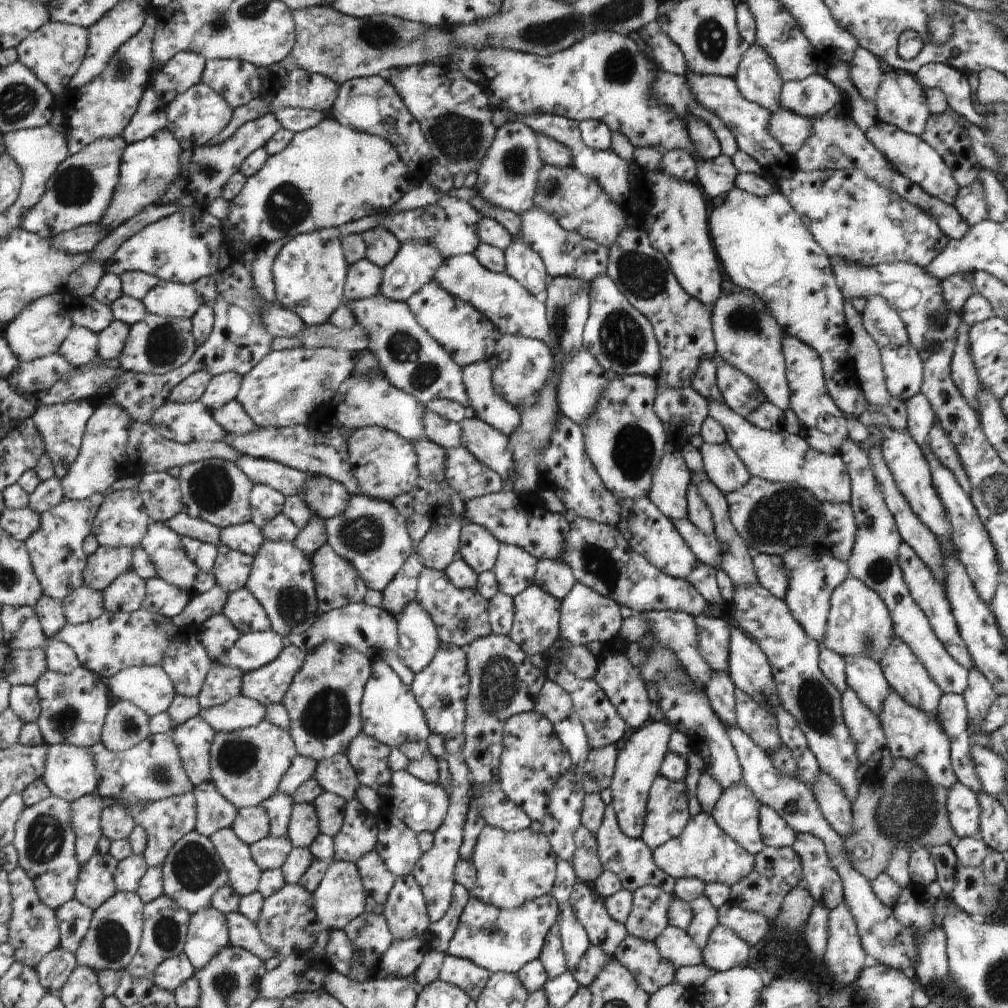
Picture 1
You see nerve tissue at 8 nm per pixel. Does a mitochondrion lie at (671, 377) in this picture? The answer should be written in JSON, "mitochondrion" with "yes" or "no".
{"mitochondrion":"no"}

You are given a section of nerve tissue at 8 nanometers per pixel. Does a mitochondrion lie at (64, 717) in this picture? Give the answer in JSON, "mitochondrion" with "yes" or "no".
{"mitochondrion":"yes"}

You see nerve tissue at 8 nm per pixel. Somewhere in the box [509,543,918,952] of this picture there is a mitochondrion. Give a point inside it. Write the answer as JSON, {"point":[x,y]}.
{"point":[815,702]}

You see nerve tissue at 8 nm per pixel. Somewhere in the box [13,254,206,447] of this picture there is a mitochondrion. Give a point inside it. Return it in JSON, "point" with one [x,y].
{"point":[163,344]}

